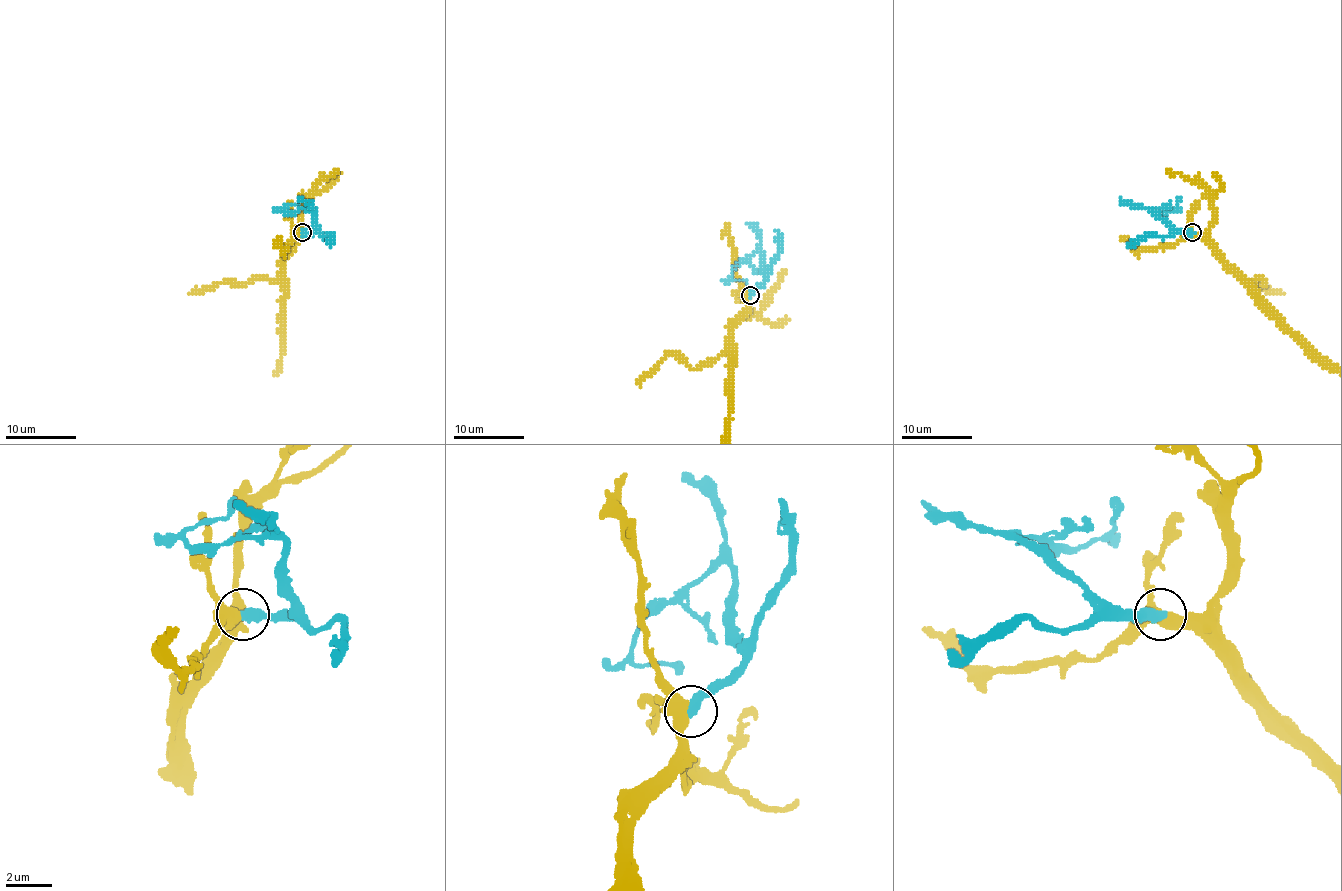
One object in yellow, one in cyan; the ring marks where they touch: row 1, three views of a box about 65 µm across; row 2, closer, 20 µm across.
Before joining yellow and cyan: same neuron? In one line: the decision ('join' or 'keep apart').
join

